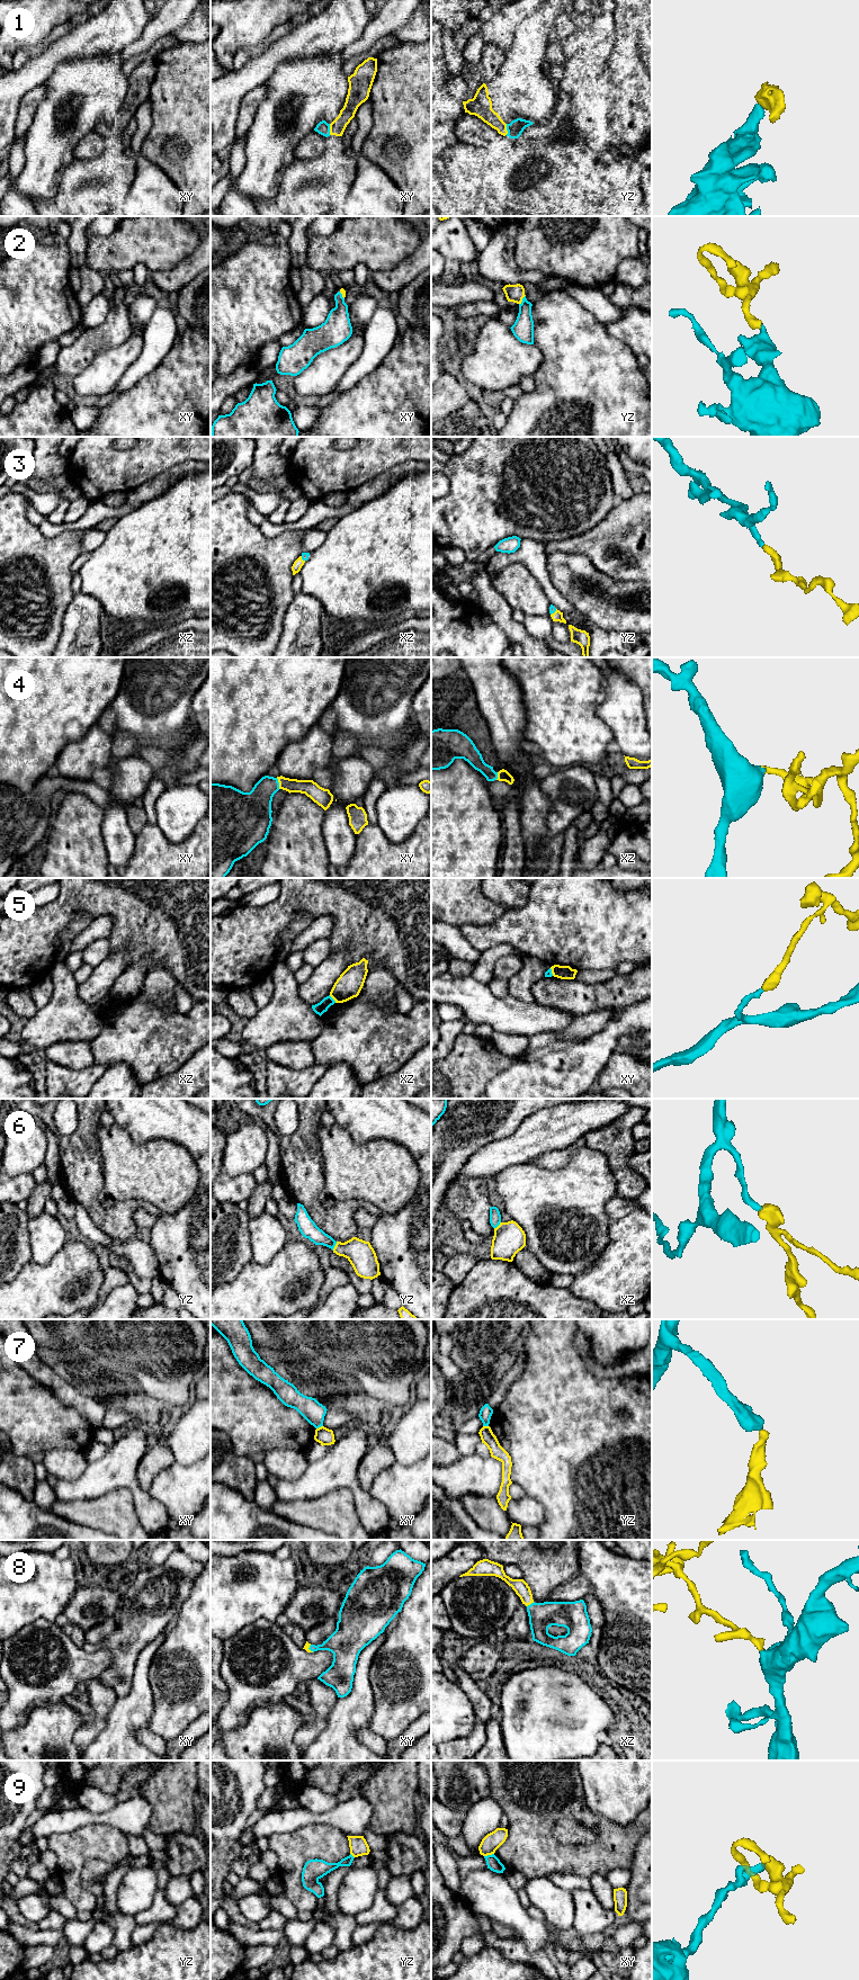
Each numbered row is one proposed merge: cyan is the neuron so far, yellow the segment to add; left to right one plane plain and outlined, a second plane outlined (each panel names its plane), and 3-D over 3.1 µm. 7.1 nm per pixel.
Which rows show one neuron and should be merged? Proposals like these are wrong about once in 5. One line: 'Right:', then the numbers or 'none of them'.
Right: 1, 2, 3, 4, 6, 8

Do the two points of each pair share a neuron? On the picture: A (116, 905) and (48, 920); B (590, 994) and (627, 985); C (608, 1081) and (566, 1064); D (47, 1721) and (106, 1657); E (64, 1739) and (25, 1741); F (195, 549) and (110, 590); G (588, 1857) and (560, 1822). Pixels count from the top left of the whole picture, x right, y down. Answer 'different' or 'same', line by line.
A: same
B: same
C: different
D: different
E: same
F: same
G: same

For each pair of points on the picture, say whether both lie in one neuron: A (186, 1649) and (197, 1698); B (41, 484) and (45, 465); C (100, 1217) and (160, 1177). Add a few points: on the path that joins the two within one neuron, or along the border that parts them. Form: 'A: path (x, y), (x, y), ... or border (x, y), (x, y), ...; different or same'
A: path (197, 1662), (197, 1685); same
B: border (65, 471), (52, 478), (38, 478); different
C: border (101, 1203), (114, 1206), (142, 1199), (153, 1204); different

